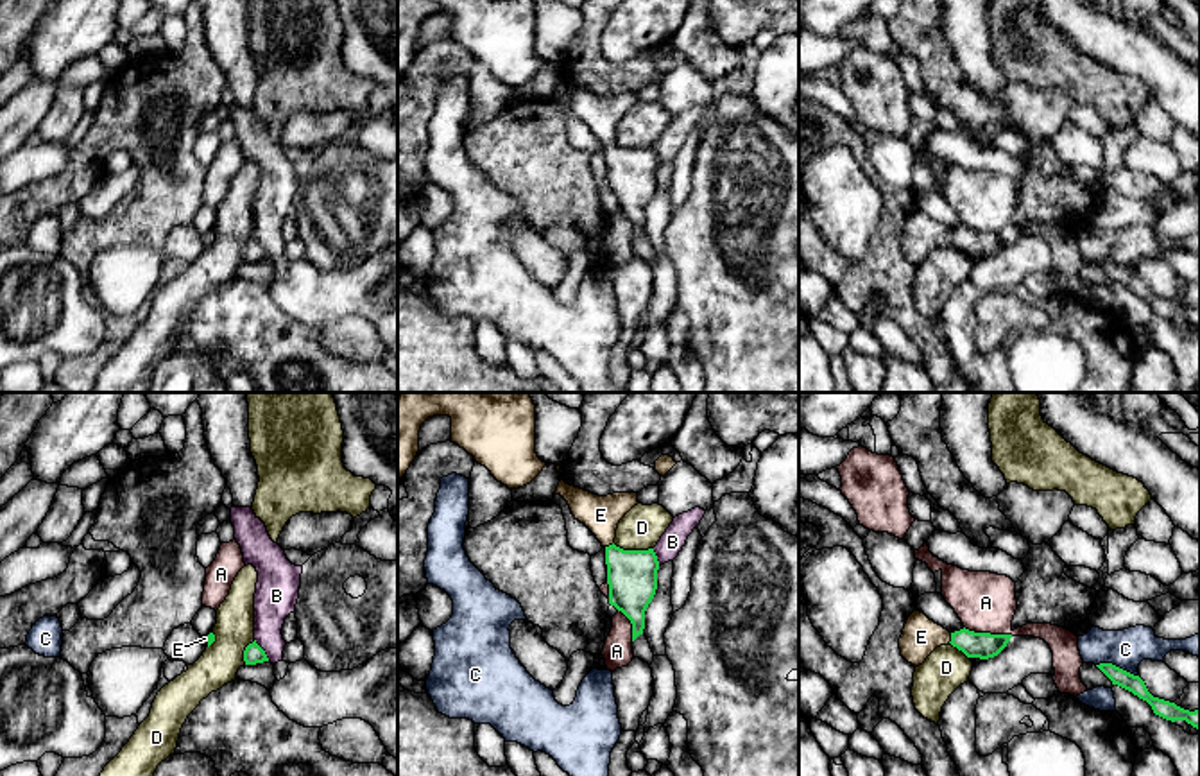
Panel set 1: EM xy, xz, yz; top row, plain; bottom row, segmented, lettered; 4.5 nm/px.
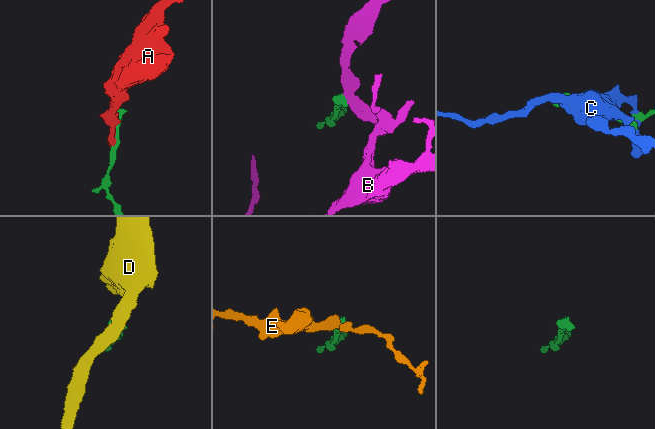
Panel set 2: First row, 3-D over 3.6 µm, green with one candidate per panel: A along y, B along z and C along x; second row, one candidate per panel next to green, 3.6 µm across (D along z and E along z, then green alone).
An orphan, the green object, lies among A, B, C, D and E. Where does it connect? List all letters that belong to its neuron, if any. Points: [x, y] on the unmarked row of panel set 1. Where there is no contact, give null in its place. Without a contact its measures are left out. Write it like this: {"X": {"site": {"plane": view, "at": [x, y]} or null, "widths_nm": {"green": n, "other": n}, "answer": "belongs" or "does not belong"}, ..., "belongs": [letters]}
{"A": {"site": {"plane": "yz", "at": [989, 232]}, "widths_nm": {"green": 120, "other": 280}, "answer": "does not belong"}, "B": {"site": {"plane": "xy", "at": [262, 248]}, "widths_nm": {"green": 90, "other": 190}, "answer": "does not belong"}, "C": {"site": {"plane": "yz", "at": [1118, 266]}, "widths_nm": {"green": 80, "other": 170}, "answer": "does not belong"}, "D": {"site": {"plane": "xz", "at": [633, 149]}, "widths_nm": {"green": 220, "other": 190}, "answer": "does not belong"}, "E": {"site": {"plane": "yz", "at": [951, 237]}, "widths_nm": {"green": 120, "other": 170}, "answer": "belongs"}, "belongs": ["E"]}

